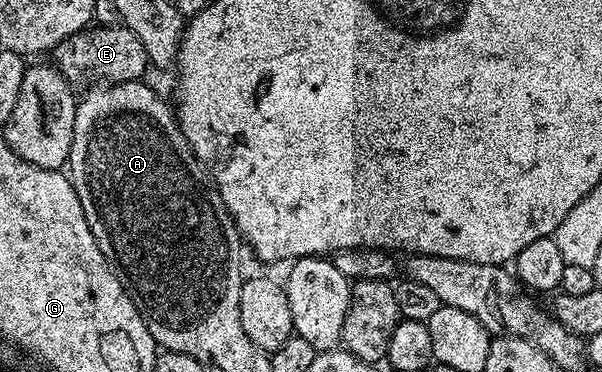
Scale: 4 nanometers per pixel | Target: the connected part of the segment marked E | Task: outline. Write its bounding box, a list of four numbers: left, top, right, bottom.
[51,25,151,84]

